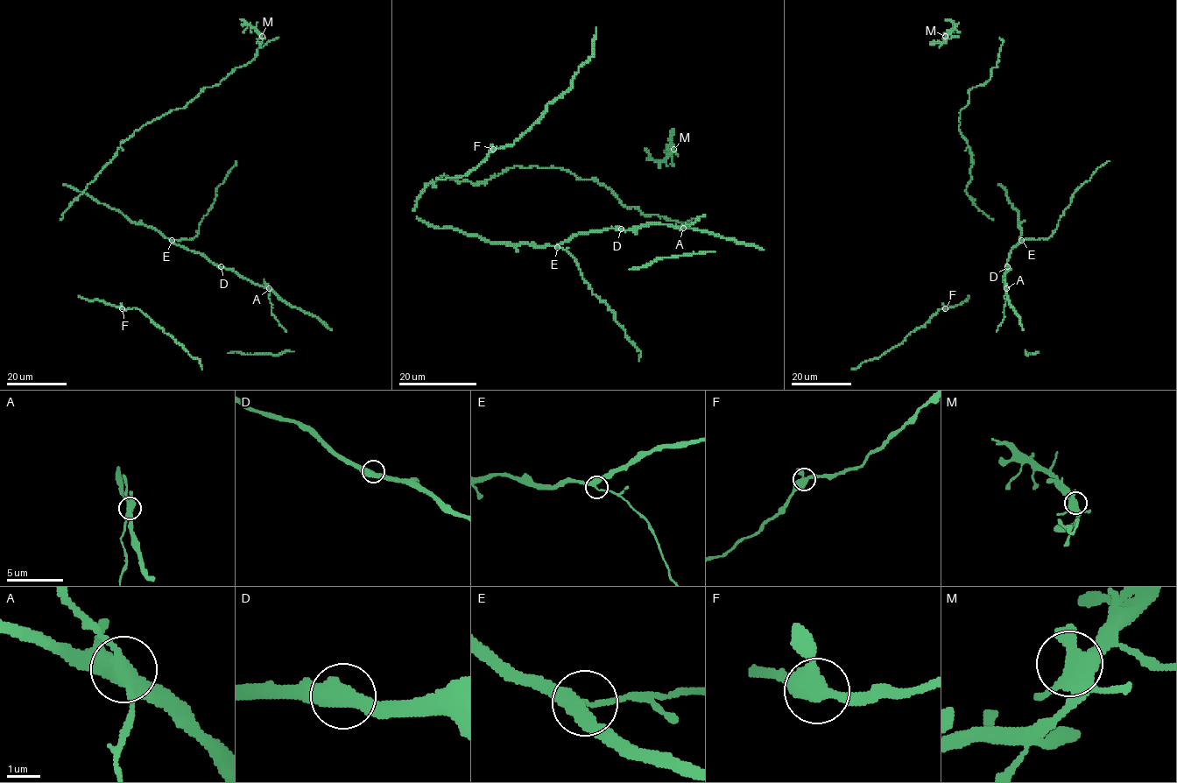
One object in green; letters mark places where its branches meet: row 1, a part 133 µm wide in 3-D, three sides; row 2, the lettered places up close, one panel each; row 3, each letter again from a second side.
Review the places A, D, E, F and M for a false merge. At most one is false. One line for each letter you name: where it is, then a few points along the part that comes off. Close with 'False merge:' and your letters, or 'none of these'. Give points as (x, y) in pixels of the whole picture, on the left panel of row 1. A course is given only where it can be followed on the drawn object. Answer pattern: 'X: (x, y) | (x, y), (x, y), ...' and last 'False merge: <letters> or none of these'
A: (269, 288) | (270, 288), (271, 313), (286, 331)
False merge: A

